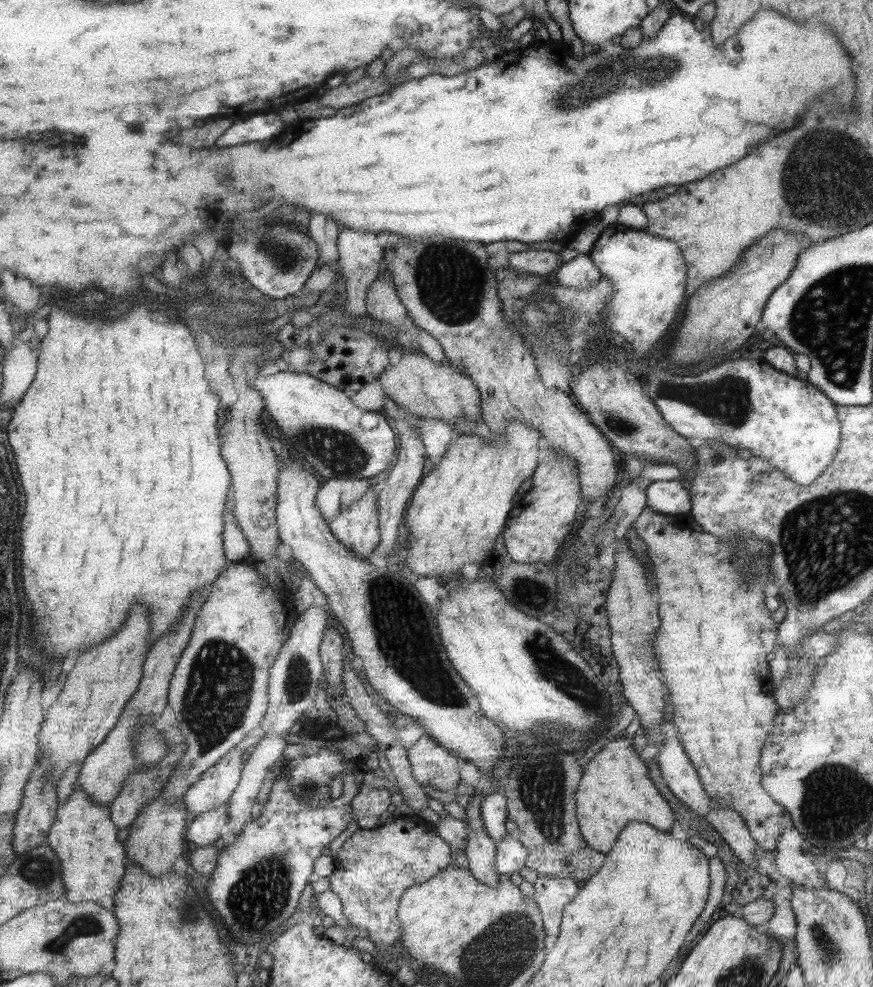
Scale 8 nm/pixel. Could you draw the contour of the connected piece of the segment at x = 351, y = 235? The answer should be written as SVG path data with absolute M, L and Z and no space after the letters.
M342 228L337 236L337 266L341 268L339 272L342 273L345 279L346 299L344 317L346 319L357 318L366 313L365 293L367 293L367 287L373 283L377 277L377 272L383 267L382 249L377 245L375 235L375 233L371 232L353 231Z

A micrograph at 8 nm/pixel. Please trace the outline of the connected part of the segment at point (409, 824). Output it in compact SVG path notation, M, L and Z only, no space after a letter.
M416 814L406 817L394 817L389 824L379 824L374 829L354 828L343 837L338 851L334 854L335 868L329 877L329 889L341 900L341 913L351 927L366 930L367 938L373 942L376 952L383 953L385 959L393 959L394 945L401 935L401 923L398 919L398 905L407 888L423 884L449 865L450 845L432 831L433 826Z

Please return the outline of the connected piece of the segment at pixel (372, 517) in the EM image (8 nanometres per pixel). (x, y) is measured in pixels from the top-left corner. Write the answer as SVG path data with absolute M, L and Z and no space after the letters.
M368 488L361 497L349 503L343 511L329 521L335 539L349 551L368 560L379 543L377 493Z

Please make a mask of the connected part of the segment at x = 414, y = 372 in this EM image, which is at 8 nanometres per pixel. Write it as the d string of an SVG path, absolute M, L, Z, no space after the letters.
M403 351L390 361L376 380L397 408L402 407L411 416L441 419L449 426L453 426L457 418L467 417L473 422L481 419L481 397L475 383L459 367L437 363L421 352Z

